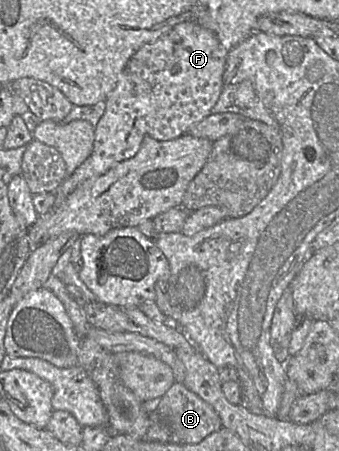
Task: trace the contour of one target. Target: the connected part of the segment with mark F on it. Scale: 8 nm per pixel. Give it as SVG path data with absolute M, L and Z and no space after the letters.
M192 21L180 22L154 42L141 46L128 61L118 78L116 87L106 99L105 113L95 126L91 155L55 189L54 206L48 212L39 214L37 220L29 227L31 248L35 248L42 242L53 211L80 184L105 173L118 162L135 156L145 135L158 141L173 140L188 133L192 126L212 114L211 110L223 89L223 74L228 53L229 50L221 45L212 31Z

